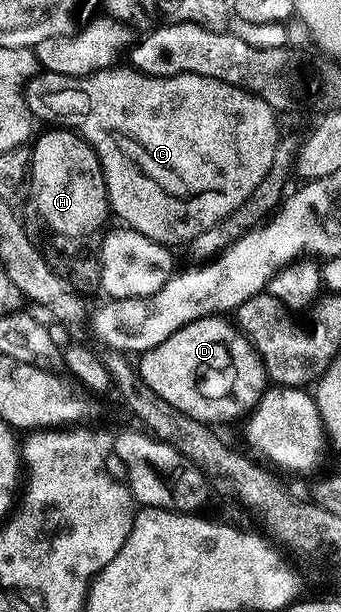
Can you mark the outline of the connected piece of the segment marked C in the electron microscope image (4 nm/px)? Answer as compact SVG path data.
M108 69L106 71L94 71L92 75L78 75L69 77L61 73L40 70L26 84L26 99L28 109L36 120L48 119L49 124L58 125L60 128L74 129L80 138L84 139L100 159L101 169L104 173L105 185L110 210L119 214L124 224L132 231L141 233L153 241L164 245L187 245L199 234L204 233L210 227L217 226L223 219L229 217L232 208L245 203L253 189L264 181L273 163L274 150L281 138L277 112L269 106L261 96L248 91L243 87L227 84L225 81L215 80L213 77L199 76L197 73L181 72L179 75L147 75L143 71L128 69Z

